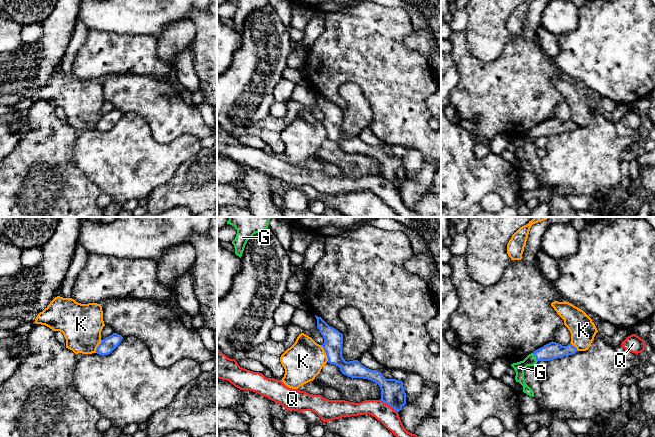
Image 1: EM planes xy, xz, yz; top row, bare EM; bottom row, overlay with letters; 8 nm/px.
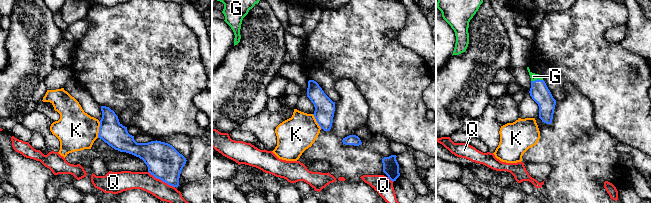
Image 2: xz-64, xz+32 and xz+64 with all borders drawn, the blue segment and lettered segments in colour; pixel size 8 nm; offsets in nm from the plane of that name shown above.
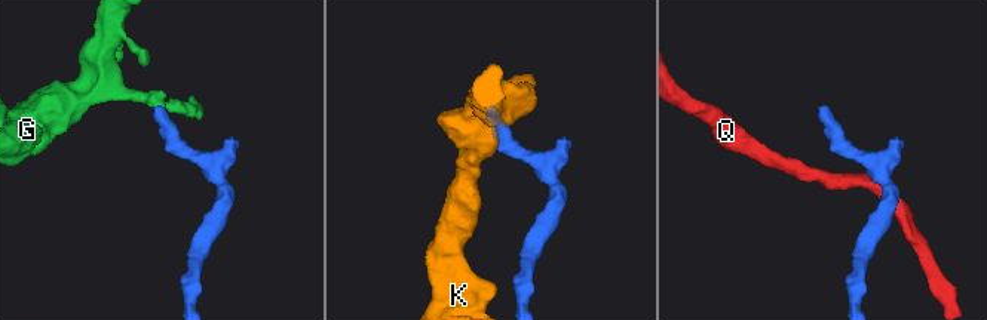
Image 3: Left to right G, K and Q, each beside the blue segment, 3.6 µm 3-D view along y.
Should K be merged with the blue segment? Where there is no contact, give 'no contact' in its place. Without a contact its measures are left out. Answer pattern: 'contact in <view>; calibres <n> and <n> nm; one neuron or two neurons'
contact in xz; calibres 160 and 320 nm; two neurons

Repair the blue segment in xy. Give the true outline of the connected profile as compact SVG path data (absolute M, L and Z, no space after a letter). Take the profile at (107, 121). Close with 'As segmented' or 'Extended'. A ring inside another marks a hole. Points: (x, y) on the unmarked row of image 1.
M113 109L101 117L96 125L96 129L102 132L110 130L120 120L122 115L121 111Z. As segmented

